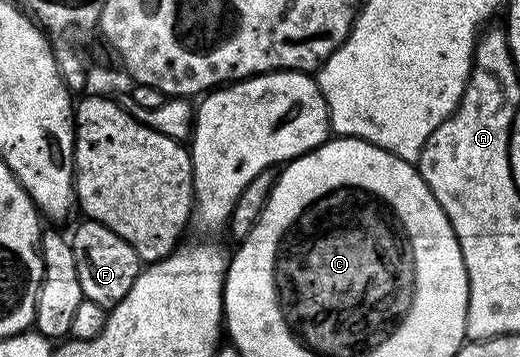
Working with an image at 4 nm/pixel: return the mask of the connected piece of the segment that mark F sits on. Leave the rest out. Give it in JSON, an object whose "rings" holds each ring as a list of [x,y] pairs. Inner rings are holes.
{"rings":[[[81,221],[74,236],[71,235],[72,251],[76,257],[78,268],[78,284],[82,284],[82,292],[86,302],[93,302],[105,308],[111,308],[127,296],[130,288],[141,281],[142,263],[138,252],[125,244],[120,236],[111,232],[96,221]]]}

